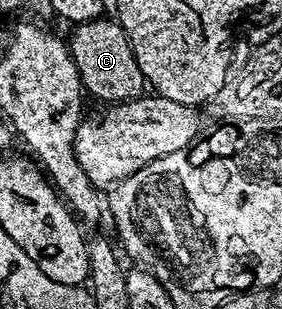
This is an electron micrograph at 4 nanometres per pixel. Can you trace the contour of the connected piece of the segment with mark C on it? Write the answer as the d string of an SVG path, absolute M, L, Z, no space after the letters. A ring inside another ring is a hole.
M99 19L83 21L71 37L68 37L68 48L78 68L82 88L87 94L99 97L103 103L132 101L143 96L147 88L146 78L136 63L130 41L117 20Z

